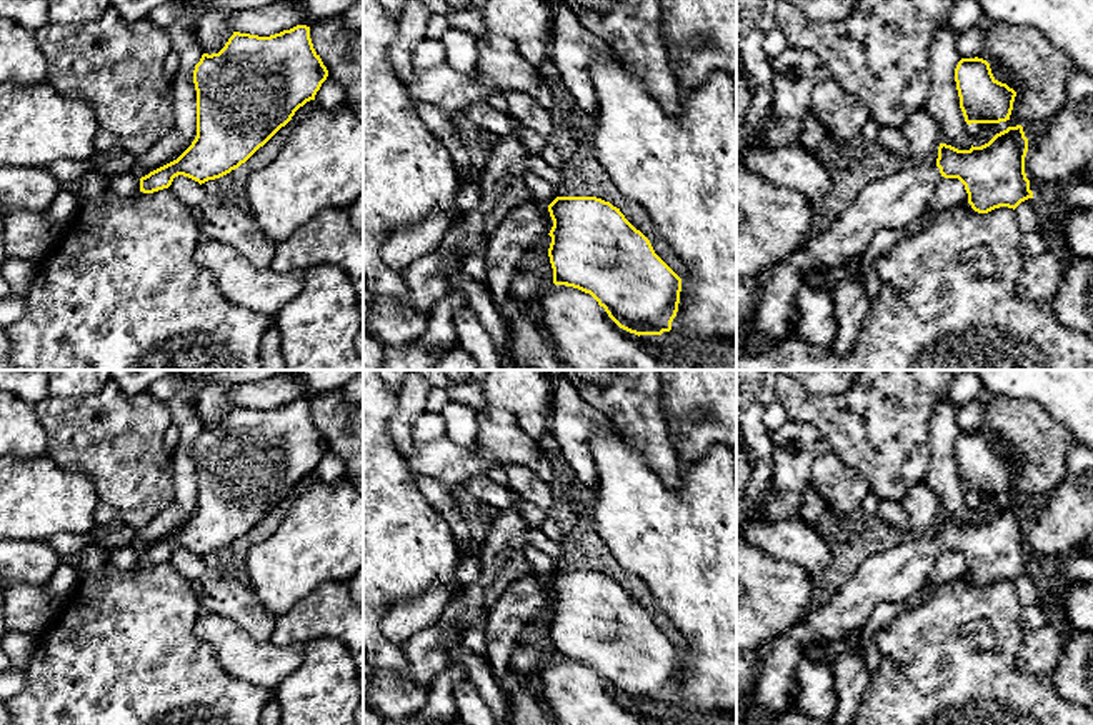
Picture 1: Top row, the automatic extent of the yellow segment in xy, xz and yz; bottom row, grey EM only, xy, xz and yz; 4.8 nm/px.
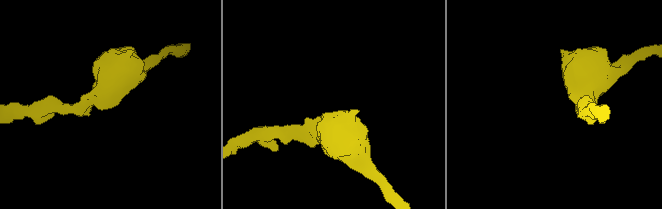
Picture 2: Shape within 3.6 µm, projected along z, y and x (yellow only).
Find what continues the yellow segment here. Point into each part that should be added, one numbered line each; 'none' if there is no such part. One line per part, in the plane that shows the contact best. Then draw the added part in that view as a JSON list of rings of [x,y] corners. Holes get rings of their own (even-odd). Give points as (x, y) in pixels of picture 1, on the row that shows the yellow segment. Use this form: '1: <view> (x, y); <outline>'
1: yz (898, 202); [[[935,163],[906,167],[868,183],[825,232],[773,268],[760,288],[753,333],[741,343],[743,353],[760,355],[770,340],[783,340],[796,332],[796,295],[808,268],[833,268],[850,255],[861,255],[876,232],[906,232],[926,220],[940,180]]]

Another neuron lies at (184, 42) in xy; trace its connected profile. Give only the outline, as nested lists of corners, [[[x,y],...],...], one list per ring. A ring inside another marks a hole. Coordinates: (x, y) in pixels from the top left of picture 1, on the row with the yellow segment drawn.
[[[173,23],[167,28],[172,50],[178,53],[178,72],[173,77],[175,125],[147,153],[137,157],[133,175],[142,178],[177,160],[197,137],[197,90],[193,70],[203,52],[193,30]]]

